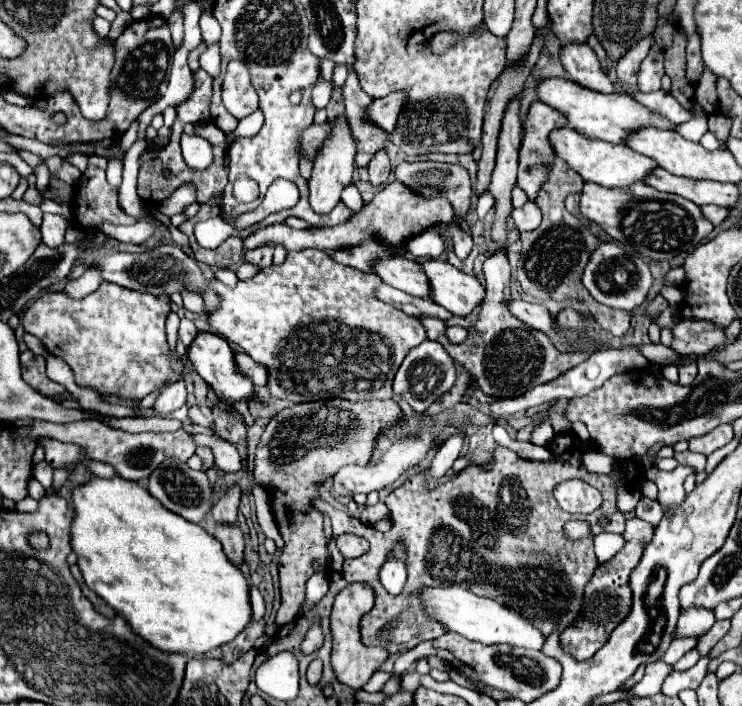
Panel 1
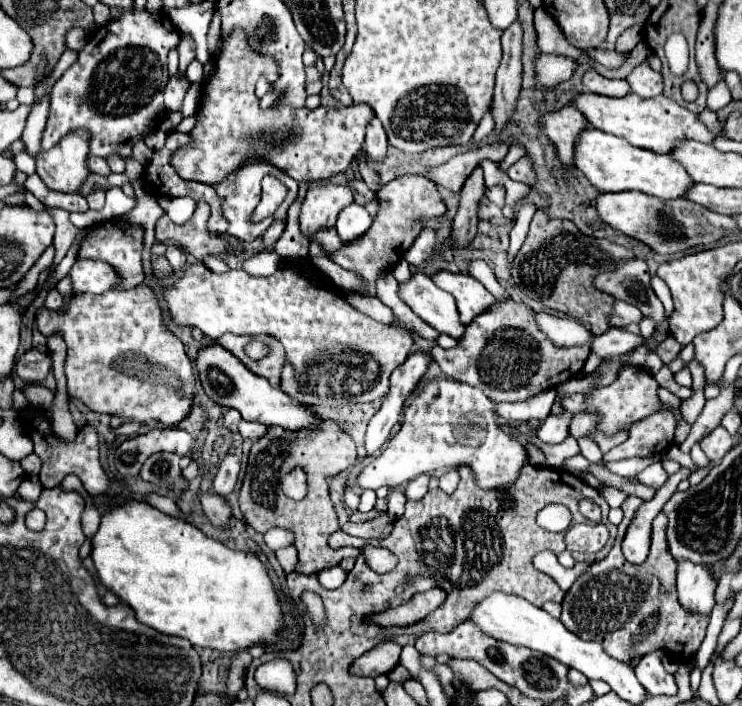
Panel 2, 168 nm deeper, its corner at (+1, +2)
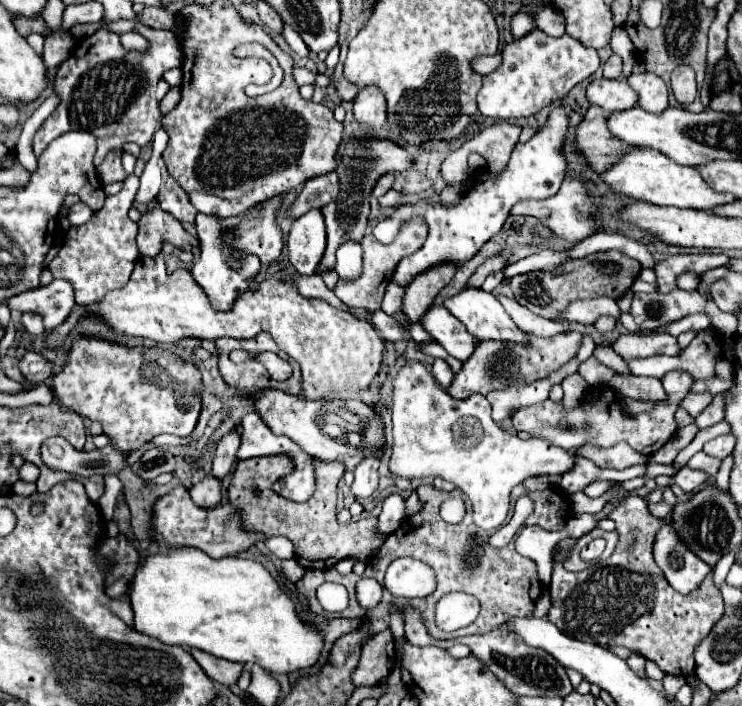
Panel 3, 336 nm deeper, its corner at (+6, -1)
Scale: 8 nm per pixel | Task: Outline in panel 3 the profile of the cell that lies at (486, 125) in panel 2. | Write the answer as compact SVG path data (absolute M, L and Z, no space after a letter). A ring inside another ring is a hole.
M540 29L506 45L502 55L502 65L498 71L484 77L482 91L478 93L478 109L484 117L518 119L536 115L542 107L562 99L576 83L584 81L600 67L596 49L582 47L568 35L550 37Z

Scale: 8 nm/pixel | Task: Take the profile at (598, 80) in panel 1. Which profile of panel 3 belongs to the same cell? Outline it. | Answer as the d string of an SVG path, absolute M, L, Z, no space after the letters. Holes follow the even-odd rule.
M594 79L588 89L586 97L590 103L600 105L604 111L624 111L626 107L634 107L638 101L638 95L634 95L634 89L626 81L616 79Z

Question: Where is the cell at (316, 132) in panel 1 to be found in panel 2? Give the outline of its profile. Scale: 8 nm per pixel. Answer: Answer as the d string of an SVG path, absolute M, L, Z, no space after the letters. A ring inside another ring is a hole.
M233 30L227 38L227 42L219 44L219 52L215 54L217 64L215 72L207 78L207 82L201 84L201 98L199 98L199 108L195 112L195 128L189 132L191 144L181 146L173 160L171 166L183 180L191 182L201 182L201 184L211 184L217 186L223 182L243 160L251 160L251 156L263 156L263 160L271 160L275 168L289 172L289 176L297 182L317 182L331 178L339 172L345 172L359 150L363 148L365 142L365 126L371 120L373 112L367 104L357 104L357 106L319 106L315 110L309 108L267 108L263 110L259 106L259 98L255 96L255 82L259 74L267 79L270 84L274 84L279 78L279 70L275 68L275 60L269 56L259 56L243 30Z

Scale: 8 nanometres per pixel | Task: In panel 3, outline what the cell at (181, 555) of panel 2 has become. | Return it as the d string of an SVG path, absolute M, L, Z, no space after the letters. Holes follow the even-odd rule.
M170 547L164 553L148 555L138 563L130 581L128 597L134 609L134 627L140 633L156 637L168 645L200 649L226 661L258 663L272 673L306 669L312 667L320 657L324 635L298 619L290 597L280 589L276 579L252 559L214 559L196 547Z

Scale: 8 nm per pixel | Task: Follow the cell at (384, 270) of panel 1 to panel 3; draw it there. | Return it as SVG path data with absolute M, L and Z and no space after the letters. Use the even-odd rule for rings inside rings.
M430 305L426 315L420 317L420 325L458 361L466 361L476 347L478 339L474 339L442 305Z

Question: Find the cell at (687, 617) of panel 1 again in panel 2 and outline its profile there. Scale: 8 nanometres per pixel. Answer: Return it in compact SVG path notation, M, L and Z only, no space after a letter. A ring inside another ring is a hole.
M691 560L677 562L677 594L685 610L711 614L715 586L717 580L707 564L693 564Z

